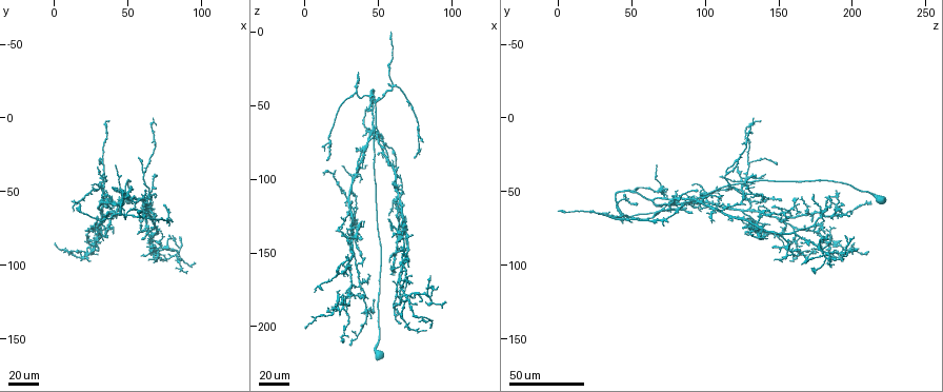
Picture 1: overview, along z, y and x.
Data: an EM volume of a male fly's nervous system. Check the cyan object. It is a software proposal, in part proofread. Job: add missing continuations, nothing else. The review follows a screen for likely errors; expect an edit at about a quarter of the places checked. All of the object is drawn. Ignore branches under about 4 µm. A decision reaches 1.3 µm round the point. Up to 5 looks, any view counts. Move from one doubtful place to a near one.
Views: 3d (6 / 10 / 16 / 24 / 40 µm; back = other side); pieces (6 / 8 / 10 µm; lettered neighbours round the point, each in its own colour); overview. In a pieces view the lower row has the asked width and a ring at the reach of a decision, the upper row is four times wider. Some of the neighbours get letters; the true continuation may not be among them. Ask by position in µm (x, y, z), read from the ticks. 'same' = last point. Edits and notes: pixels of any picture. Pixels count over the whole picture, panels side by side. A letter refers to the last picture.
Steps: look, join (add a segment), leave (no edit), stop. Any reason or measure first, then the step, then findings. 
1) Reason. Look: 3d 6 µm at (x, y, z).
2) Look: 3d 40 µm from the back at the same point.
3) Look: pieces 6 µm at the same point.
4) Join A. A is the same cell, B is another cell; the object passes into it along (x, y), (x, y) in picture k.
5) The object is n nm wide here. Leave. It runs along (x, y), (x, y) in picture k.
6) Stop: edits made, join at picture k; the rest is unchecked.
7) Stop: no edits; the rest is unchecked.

Branch stops here. Look: 3d 40 µm at (44, 60, 56).

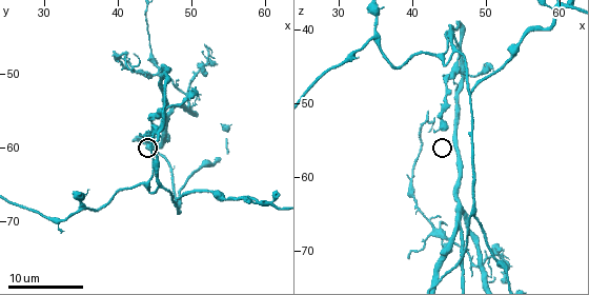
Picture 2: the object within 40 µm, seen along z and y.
Look: pieces 6 µm at (43.0, 58.5, 54.0).

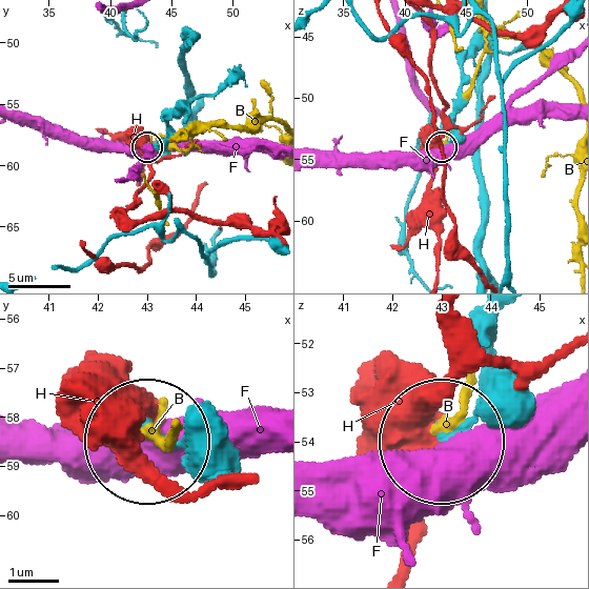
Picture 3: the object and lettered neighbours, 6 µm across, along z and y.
Leave. B, F and H are other cells; it runs along (499, 317), (482, 404), (440, 438) in picture 3; no lettered segment goes on from it.

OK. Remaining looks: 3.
Free end. Look: pieces 8 µm at (42.0, 49.5, 51.0).

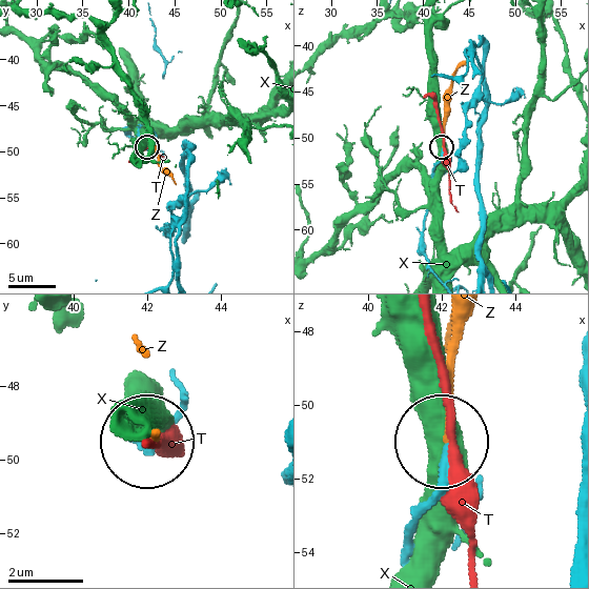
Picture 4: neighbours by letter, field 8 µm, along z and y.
Join Z. Z is the same cell, T and X are other cells; the object passes into it along (408, 540), (445, 449), (454, 317) in picture 4; it goes on there.

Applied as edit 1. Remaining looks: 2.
Branch stops here. Look: 3d 40 µm at (32, 82, 148).

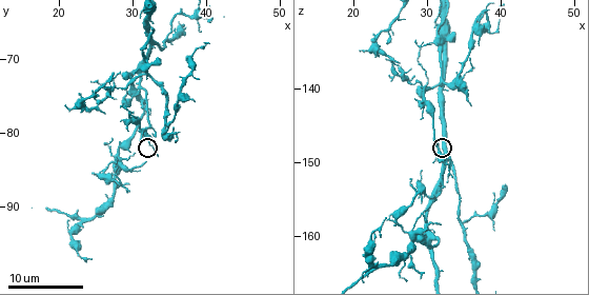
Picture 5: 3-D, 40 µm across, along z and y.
What lies round it. Look: pieces 8 µm at (31.5, 81.0, 147.5).

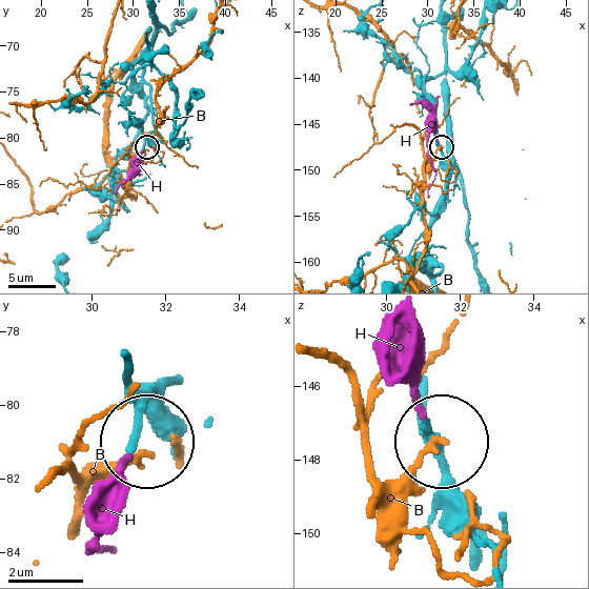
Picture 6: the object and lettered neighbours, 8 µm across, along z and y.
Join H. H is the same cell, B is another cell; the cell continues.

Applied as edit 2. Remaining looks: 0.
Stop: edits made, join at picture 4, join at picture 6; the rest is unchecked.

